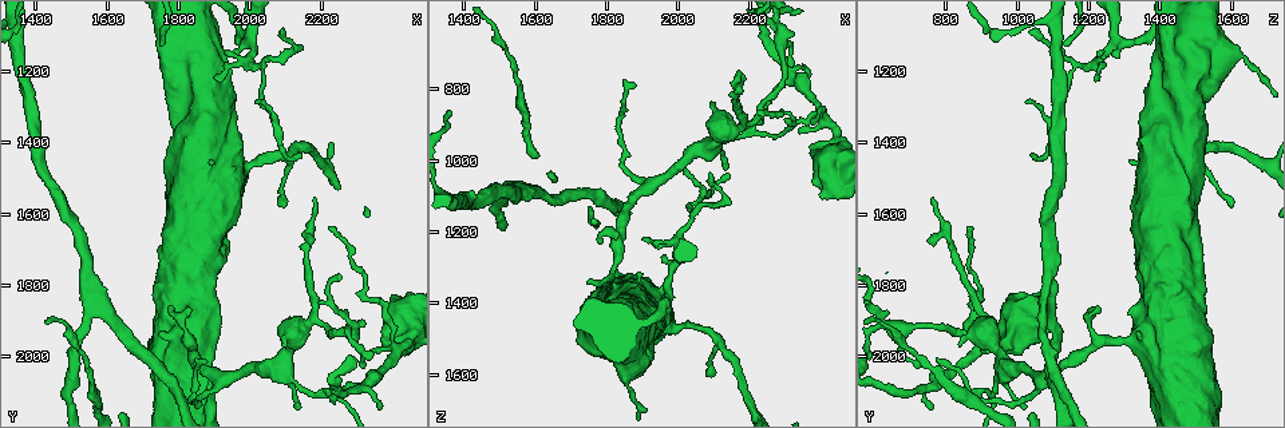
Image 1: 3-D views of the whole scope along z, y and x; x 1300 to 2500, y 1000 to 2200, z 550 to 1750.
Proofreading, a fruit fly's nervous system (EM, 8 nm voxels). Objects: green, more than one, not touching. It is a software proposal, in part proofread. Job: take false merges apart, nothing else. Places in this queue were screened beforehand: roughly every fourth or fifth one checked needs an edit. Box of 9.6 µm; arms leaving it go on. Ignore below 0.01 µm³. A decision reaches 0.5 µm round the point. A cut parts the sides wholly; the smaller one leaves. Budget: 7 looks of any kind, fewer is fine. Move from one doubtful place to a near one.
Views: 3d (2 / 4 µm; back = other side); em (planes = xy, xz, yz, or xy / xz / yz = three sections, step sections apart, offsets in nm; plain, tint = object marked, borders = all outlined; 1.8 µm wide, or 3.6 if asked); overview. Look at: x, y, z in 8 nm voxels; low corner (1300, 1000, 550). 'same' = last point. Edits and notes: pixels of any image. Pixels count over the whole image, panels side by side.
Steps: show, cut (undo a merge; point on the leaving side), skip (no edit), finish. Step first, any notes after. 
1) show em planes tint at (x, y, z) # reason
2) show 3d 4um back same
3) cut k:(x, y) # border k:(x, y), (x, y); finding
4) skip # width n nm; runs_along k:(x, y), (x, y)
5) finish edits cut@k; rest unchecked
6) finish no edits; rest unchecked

show 3d 4um at (2440, 1940, 1000) # sudden change in width

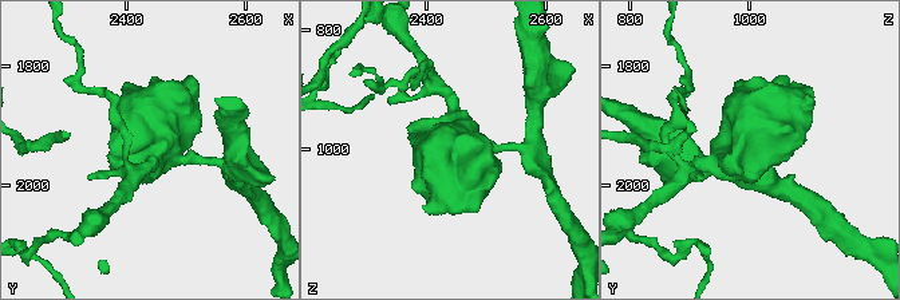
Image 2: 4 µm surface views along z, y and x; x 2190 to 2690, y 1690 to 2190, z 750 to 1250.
show em 3.6um planes plain at (2440, 1940, 995)

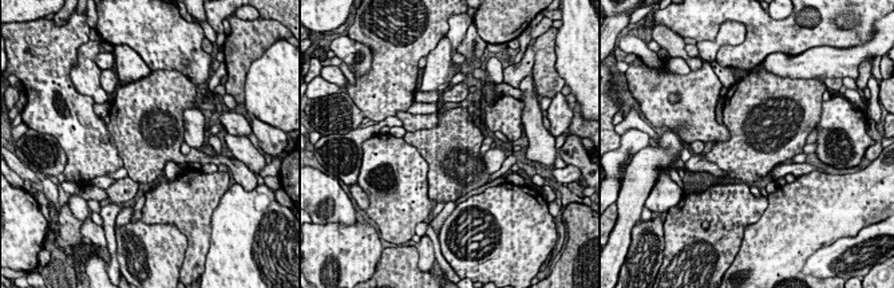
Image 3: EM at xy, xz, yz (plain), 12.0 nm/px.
show em 3.6um planes borders same # what lies round it

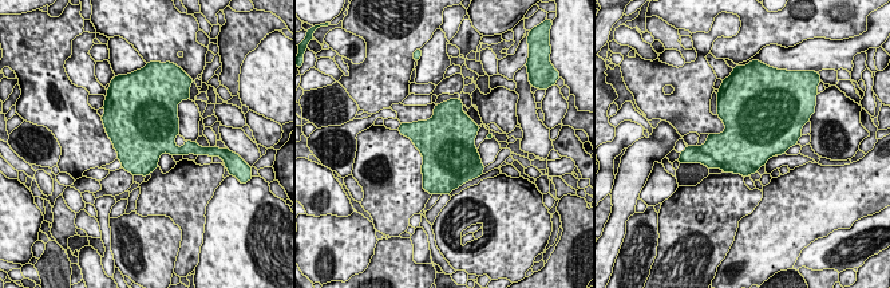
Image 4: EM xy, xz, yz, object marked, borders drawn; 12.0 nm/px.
skip # continuous, no second cell

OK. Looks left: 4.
show em 3.6um xy step 16 tint at (2170, 1890, 900) # branch point

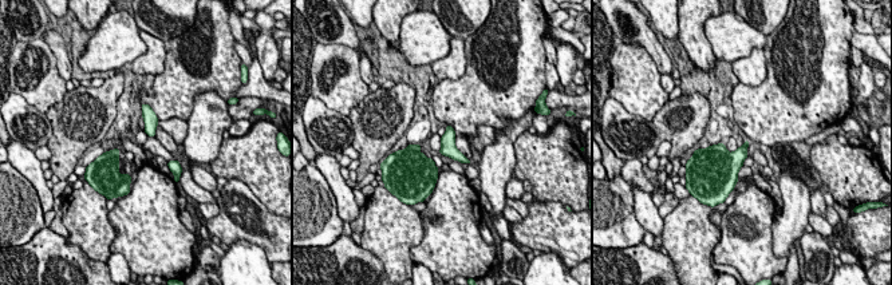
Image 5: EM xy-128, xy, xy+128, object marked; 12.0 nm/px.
show em 3.6um planes borders same

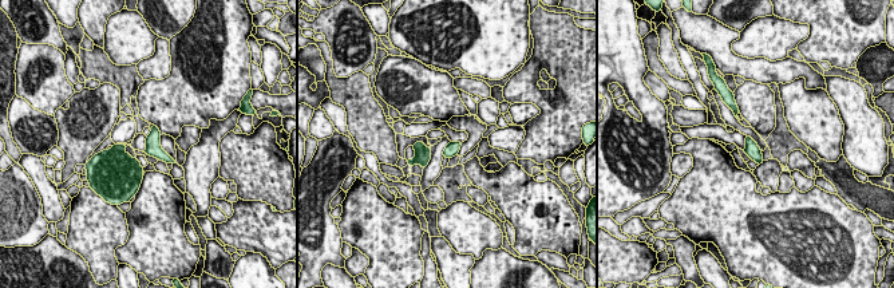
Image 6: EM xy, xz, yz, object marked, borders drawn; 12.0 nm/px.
skip # width 160 nm; all the same cell

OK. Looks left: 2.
show 3d 2um back at (2180, 2100, 930) # small branch off a trunk

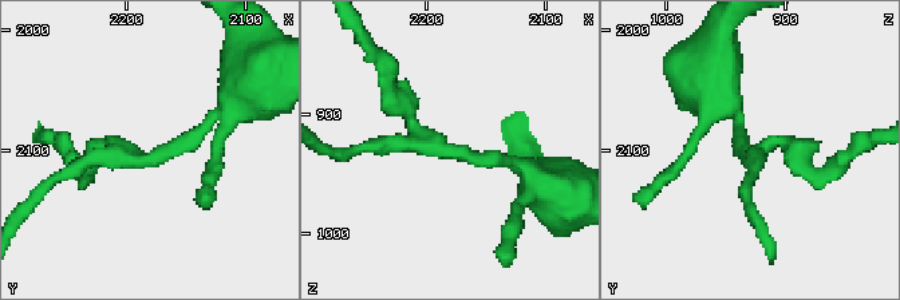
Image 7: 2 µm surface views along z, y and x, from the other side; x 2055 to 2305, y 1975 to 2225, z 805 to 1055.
show em planes tint at (2192, 2108, 930) # arms 3

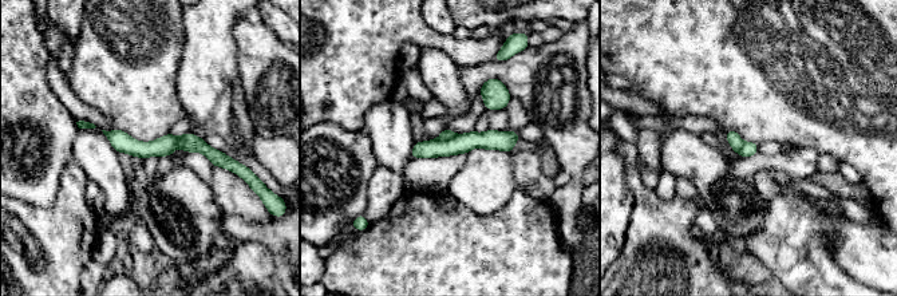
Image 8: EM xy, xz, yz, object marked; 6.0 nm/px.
cut 8:(447, 133) # width 100 nm; border 8:(454, 134), (446, 139), (438, 139); two cells meet here

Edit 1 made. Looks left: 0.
finish edits cut@8; rest unchecked

